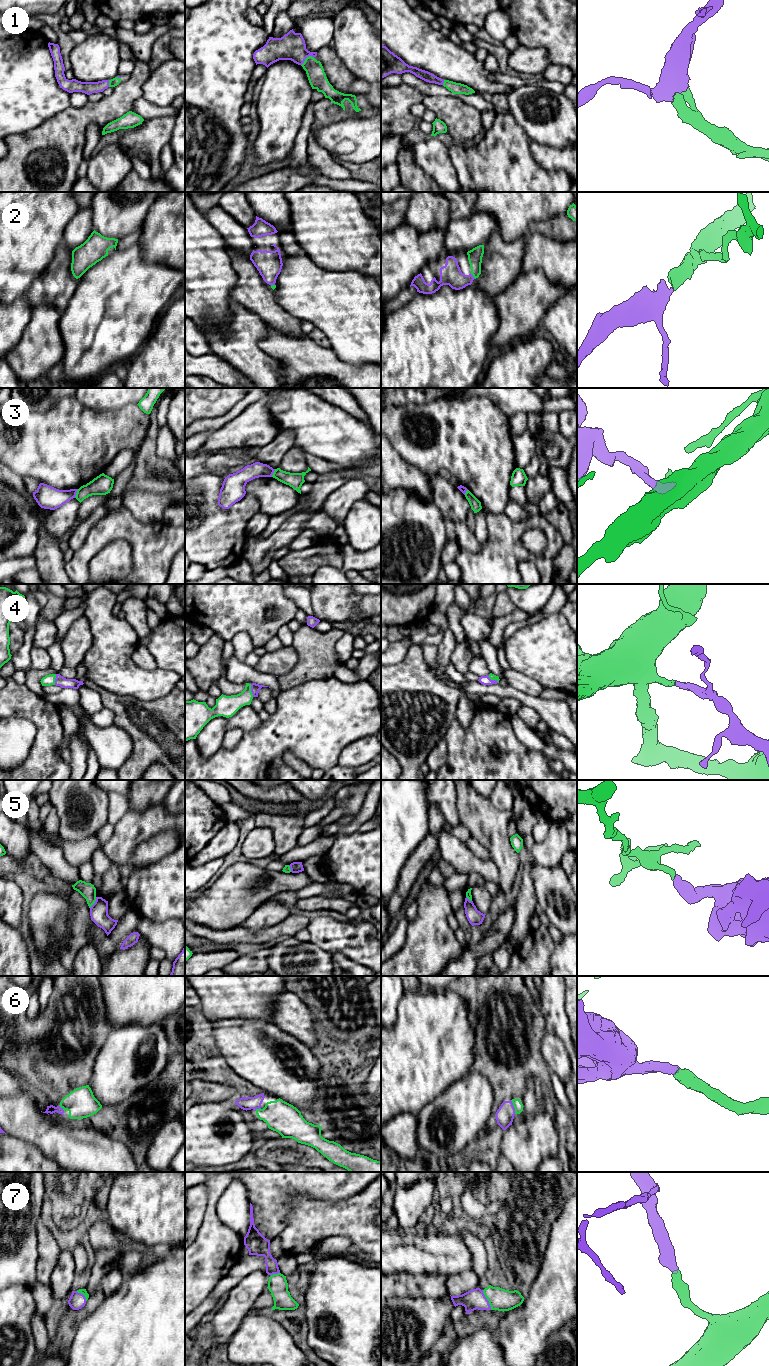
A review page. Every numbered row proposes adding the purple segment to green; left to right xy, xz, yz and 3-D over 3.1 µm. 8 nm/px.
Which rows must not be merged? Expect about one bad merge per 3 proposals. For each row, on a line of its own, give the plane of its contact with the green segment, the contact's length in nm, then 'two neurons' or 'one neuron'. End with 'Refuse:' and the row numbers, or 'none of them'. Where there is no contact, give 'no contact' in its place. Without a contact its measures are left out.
1: contact in xz; length 130 nm; one neuron
2: contact in yz; length 60 nm; one neuron
3: contact in xy; length 80 nm; two neurons
4: contact in xz; length 110 nm; one neuron
5: contact in xy; length 110 nm; two neurons
6: contact in yz; length 120 nm; one neuron
7: contact in yz; length 180 nm; one neuron
Refuse: 3, 5

